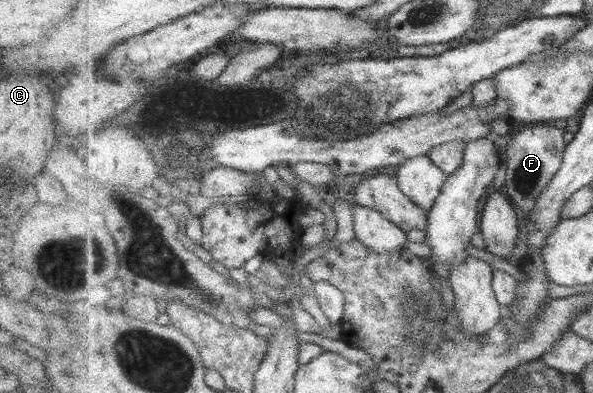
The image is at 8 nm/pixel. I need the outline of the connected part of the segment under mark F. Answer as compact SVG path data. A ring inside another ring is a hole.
M528 127L515 134L509 134L510 141L506 145L507 169L503 190L522 211L526 213L526 225L531 222L529 215L536 205L539 195L546 189L547 183L555 177L563 162L567 149L564 131L558 127Z

